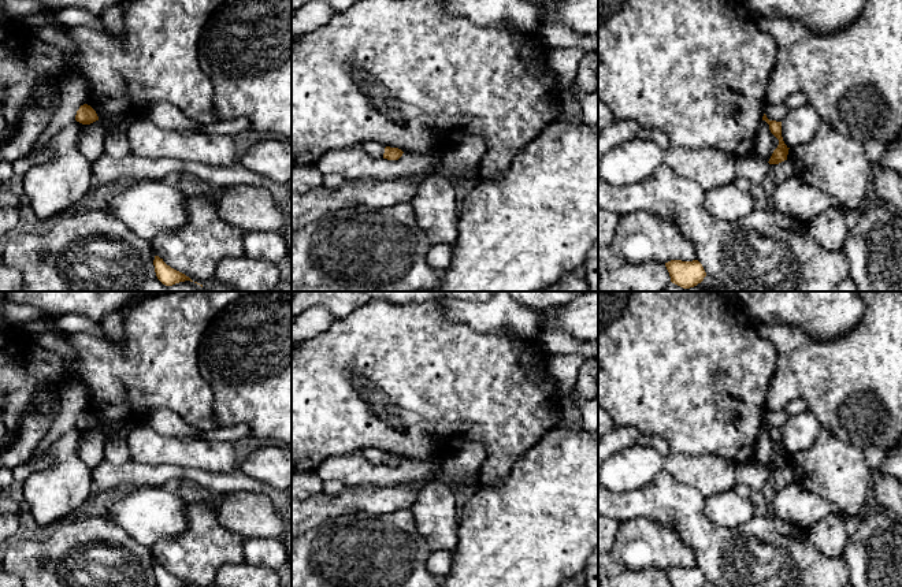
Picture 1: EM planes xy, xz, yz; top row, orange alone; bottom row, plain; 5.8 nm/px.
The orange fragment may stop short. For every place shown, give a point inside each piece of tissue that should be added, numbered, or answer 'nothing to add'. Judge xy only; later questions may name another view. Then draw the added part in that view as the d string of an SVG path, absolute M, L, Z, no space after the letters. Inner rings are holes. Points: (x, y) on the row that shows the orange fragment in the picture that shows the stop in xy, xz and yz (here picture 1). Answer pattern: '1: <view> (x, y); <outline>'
nothing to add

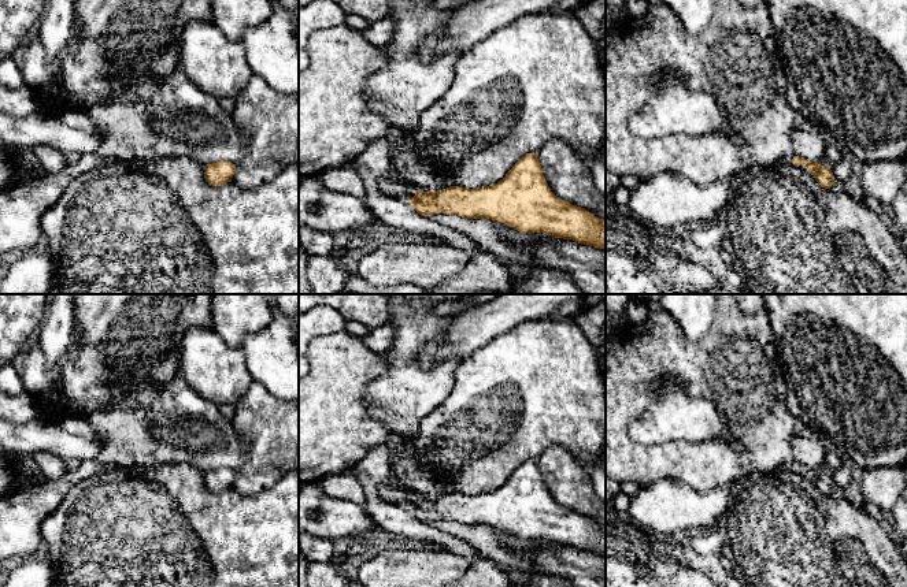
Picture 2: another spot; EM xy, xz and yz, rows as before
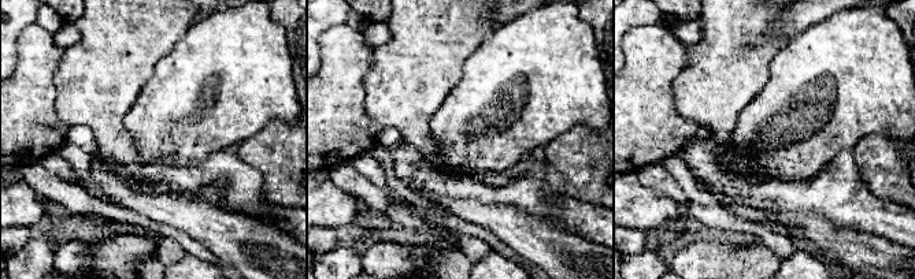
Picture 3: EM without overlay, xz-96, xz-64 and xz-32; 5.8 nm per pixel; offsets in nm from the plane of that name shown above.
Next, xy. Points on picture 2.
nothing to add

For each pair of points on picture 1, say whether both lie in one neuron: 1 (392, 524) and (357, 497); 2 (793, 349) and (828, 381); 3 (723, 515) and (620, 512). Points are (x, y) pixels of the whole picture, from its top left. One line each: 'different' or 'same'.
1: different
2: same
3: different

